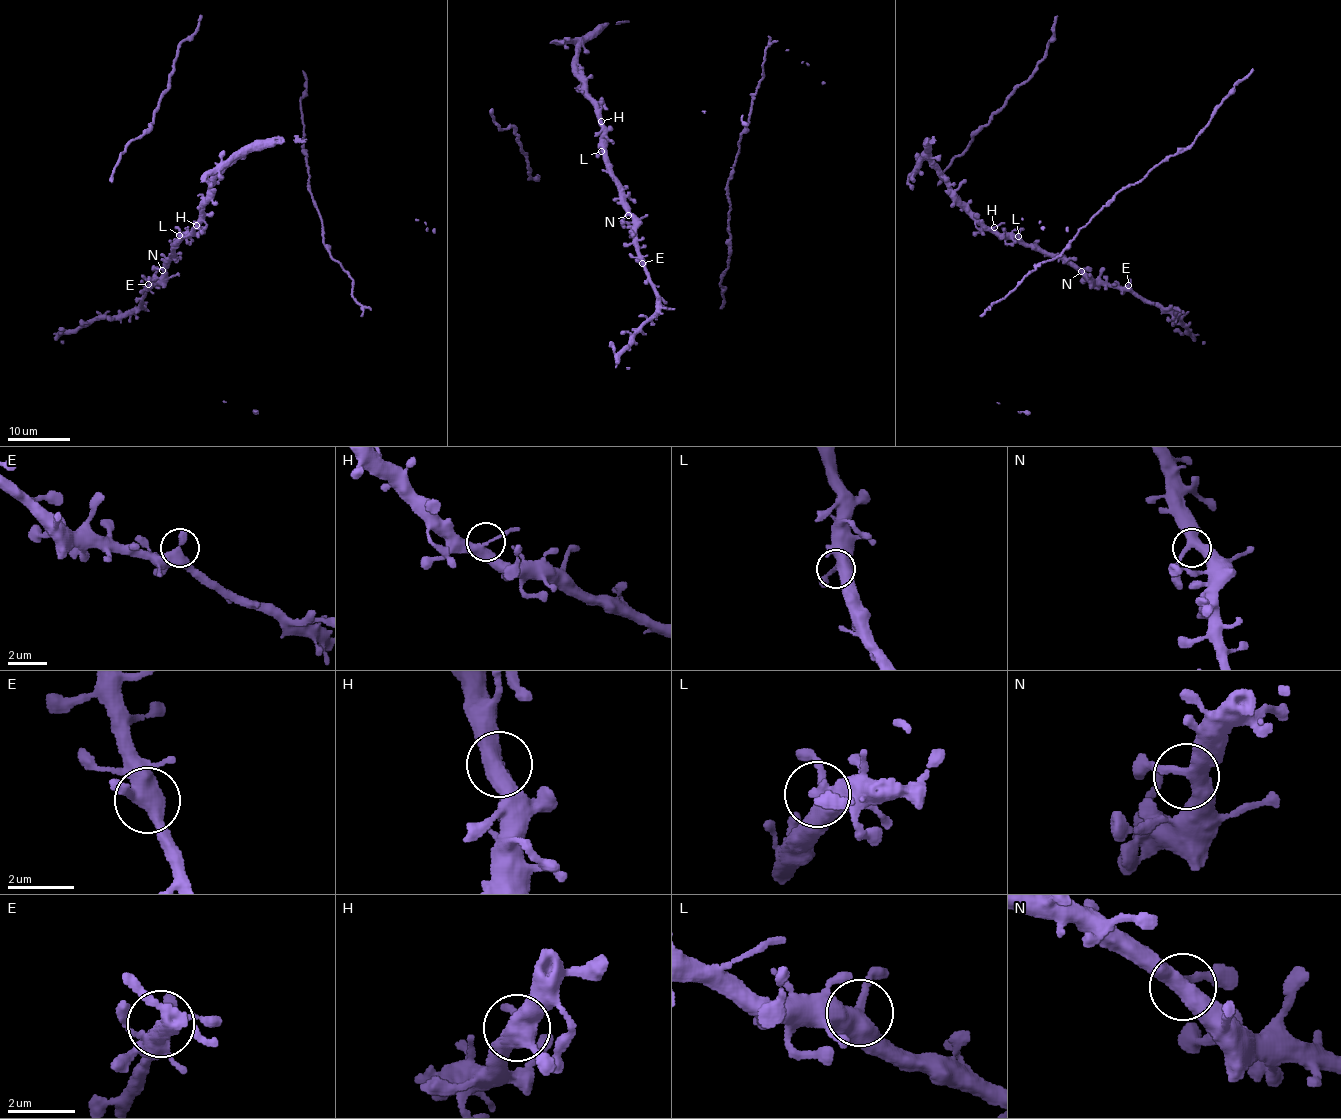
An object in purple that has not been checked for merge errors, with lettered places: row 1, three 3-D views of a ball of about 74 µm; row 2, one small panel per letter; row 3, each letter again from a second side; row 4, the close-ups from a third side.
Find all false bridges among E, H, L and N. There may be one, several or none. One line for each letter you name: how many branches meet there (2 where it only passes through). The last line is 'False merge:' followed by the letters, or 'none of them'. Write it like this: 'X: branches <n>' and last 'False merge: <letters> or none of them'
False merge: none of them

